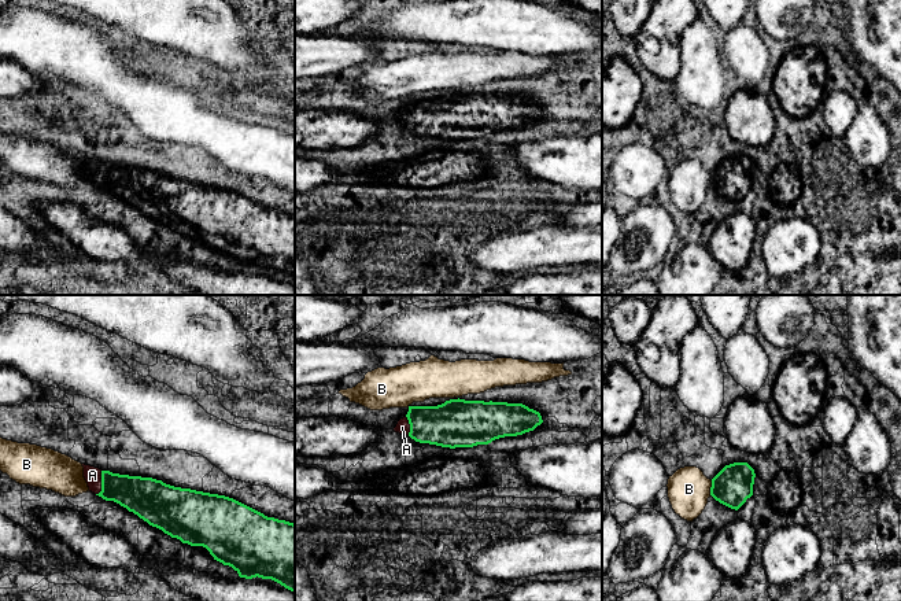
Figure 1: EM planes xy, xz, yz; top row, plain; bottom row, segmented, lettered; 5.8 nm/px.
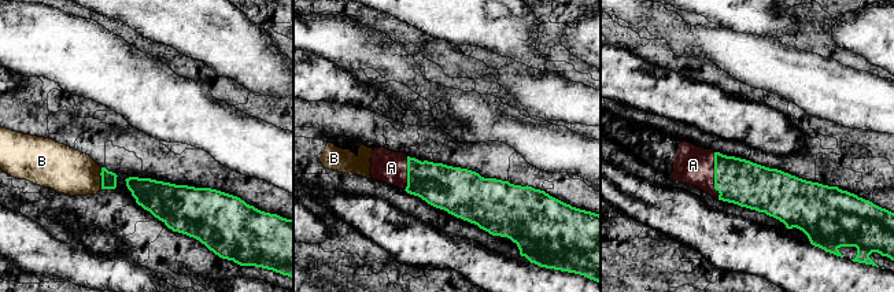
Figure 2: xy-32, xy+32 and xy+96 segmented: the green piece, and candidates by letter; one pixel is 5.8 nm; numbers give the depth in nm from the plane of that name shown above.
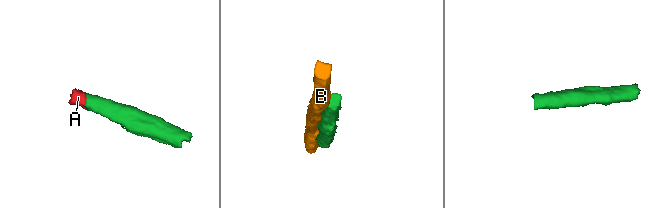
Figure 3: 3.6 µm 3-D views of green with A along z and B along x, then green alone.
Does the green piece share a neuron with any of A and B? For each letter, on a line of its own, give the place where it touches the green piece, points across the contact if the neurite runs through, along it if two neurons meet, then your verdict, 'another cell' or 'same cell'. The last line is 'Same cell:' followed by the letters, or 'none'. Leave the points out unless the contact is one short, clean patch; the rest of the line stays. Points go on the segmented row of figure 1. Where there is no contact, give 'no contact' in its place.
A: contact xy (102, 483); same cell
B: contact yz (711, 487); another cell
Same cell: A

